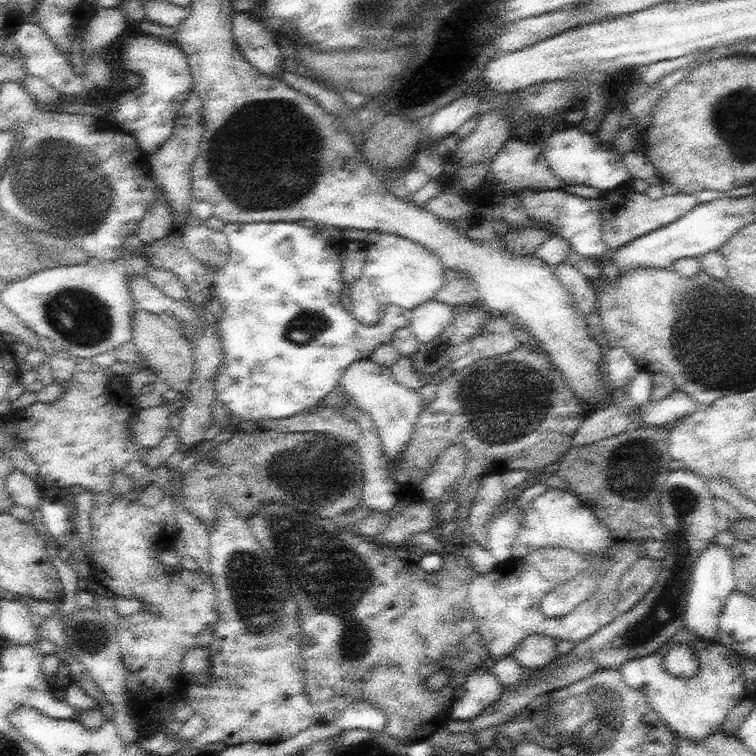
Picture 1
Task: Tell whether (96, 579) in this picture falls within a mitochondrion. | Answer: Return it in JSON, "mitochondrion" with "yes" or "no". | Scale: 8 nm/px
{"mitochondrion":"no"}

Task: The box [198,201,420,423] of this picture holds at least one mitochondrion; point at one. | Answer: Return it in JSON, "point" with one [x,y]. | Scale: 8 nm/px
{"point":[305,328]}

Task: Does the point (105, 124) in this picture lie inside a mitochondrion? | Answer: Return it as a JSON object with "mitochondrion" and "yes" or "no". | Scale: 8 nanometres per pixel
{"mitochondrion":"no"}

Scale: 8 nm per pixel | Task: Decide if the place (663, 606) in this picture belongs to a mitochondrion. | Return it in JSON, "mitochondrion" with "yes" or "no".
{"mitochondrion":"yes"}

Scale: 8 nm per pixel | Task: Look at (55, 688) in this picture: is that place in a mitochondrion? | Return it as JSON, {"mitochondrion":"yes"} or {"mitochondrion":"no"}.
{"mitochondrion":"no"}

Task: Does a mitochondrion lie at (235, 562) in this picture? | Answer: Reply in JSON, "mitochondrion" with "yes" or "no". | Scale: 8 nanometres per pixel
{"mitochondrion":"yes"}

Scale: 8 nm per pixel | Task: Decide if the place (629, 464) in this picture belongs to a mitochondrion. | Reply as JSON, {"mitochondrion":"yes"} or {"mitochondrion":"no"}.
{"mitochondrion":"yes"}

